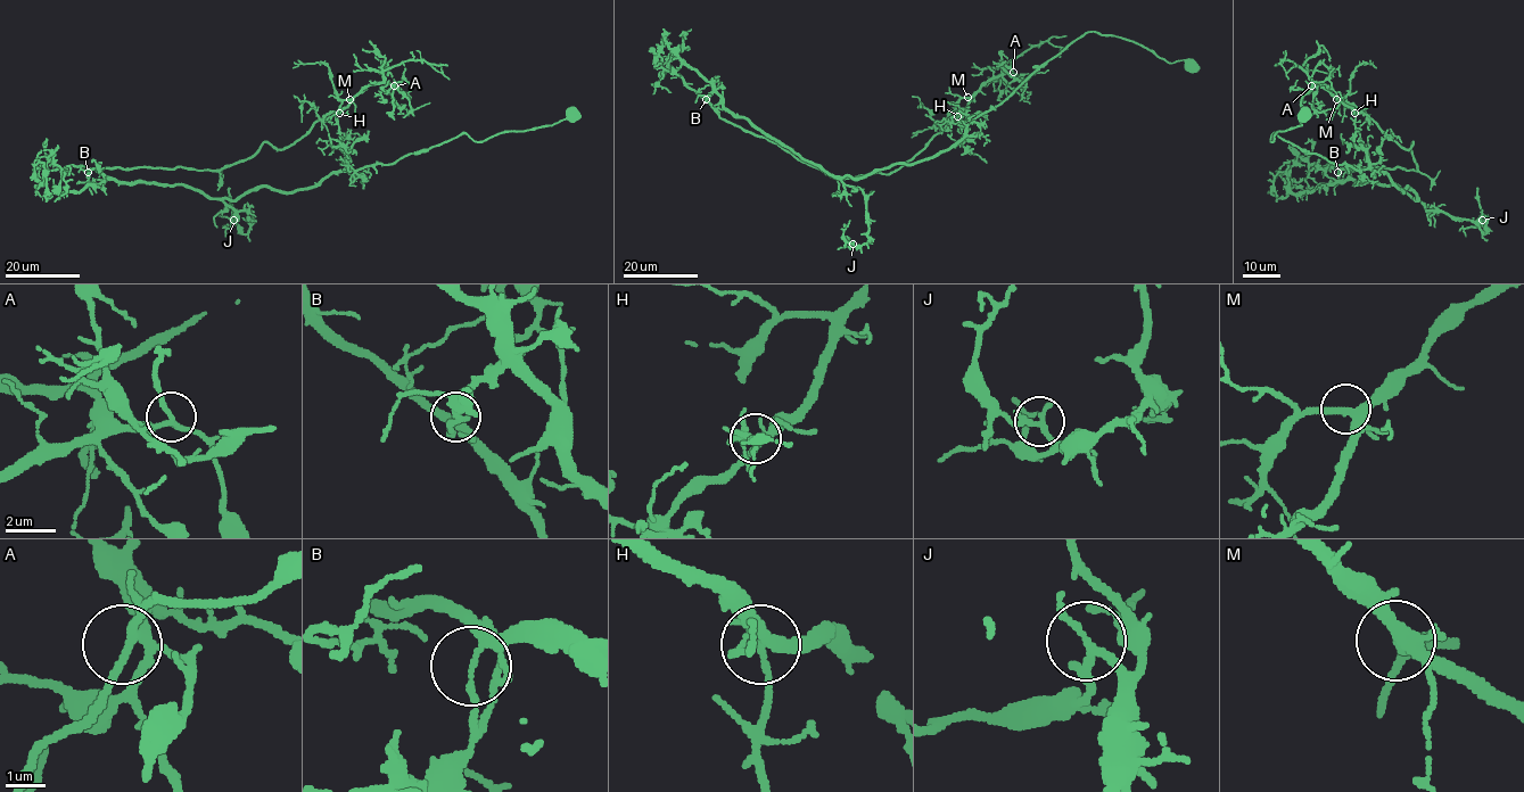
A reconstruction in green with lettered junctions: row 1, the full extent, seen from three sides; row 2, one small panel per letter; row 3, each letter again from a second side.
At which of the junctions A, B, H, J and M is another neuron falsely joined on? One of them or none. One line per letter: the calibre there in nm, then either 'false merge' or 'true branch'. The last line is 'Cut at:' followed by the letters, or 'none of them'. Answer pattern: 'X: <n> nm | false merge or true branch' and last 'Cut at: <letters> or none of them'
A: 190 nm | true branch
B: 160 nm | false merge
H: 280 nm | true branch
J: 180 nm | true branch
M: 320 nm | true branch
Cut at: B

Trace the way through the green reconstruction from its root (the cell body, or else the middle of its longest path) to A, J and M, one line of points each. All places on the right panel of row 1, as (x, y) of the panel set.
A: (1304, 115), (1270, 141), (1275, 133), (1332, 163), (1367, 168), (1358, 138), (1369, 118), (1311, 85)
J: (1304, 115), (1270, 141), (1275, 133), (1332, 163), (1382, 171), (1426, 211), (1472, 220), (1483, 233), (1482, 220)
M: (1304, 115), (1270, 141), (1275, 133), (1332, 163), (1365, 170), (1358, 138), (1369, 118), (1336, 99)

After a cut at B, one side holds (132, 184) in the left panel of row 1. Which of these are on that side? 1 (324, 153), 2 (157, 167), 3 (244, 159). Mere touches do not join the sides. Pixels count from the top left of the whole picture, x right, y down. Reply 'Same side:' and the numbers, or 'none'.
Same side: 1

